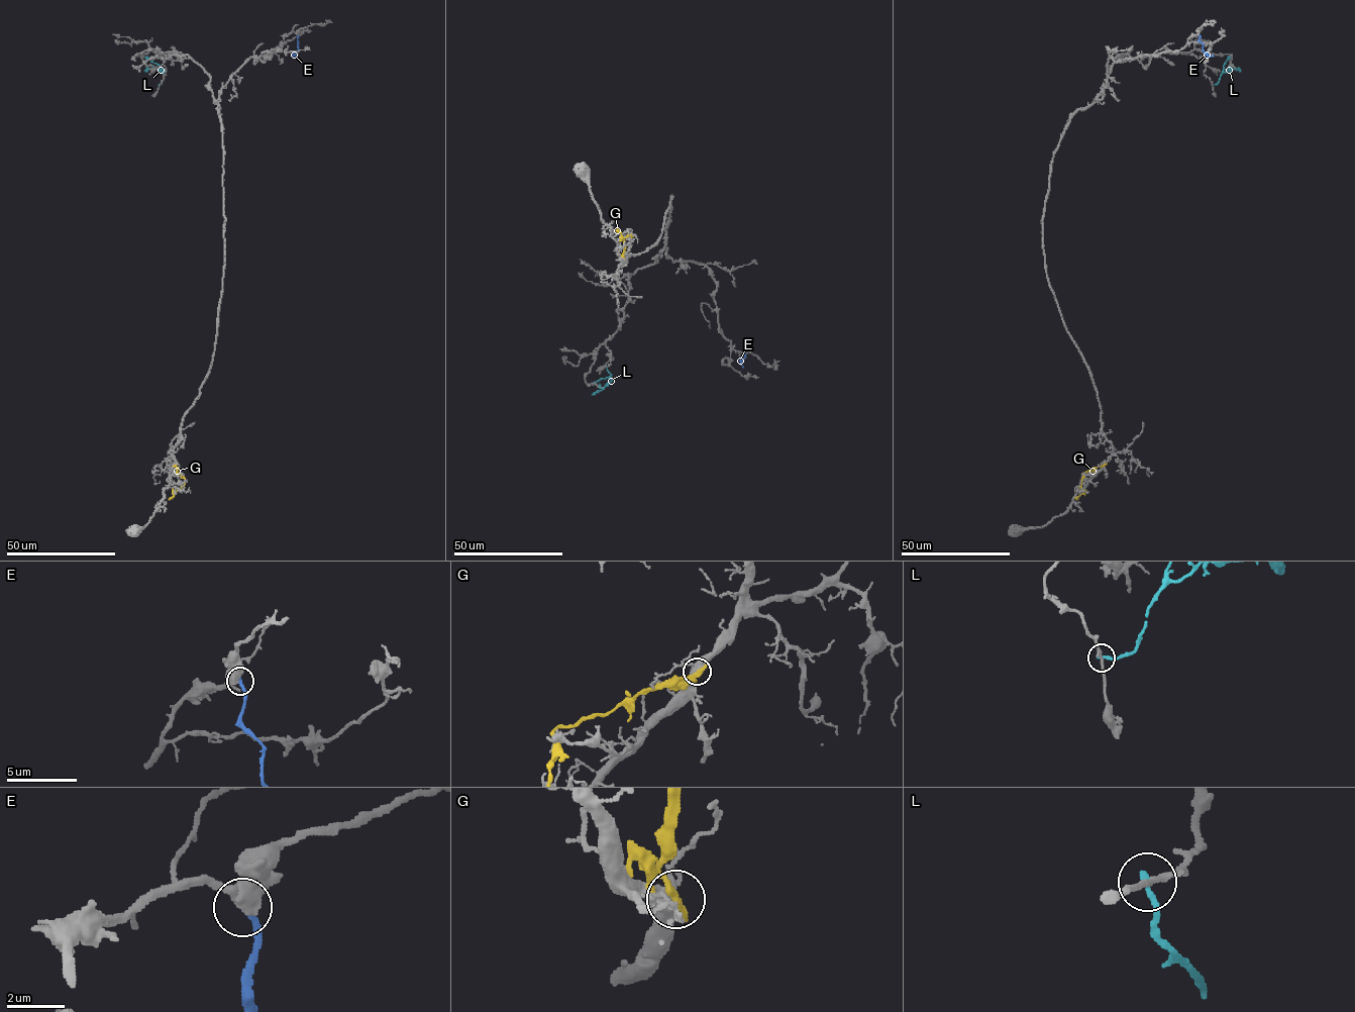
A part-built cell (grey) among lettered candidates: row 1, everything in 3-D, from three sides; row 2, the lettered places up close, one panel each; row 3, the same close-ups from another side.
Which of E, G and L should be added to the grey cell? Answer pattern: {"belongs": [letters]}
{"belongs": ["E"]}

